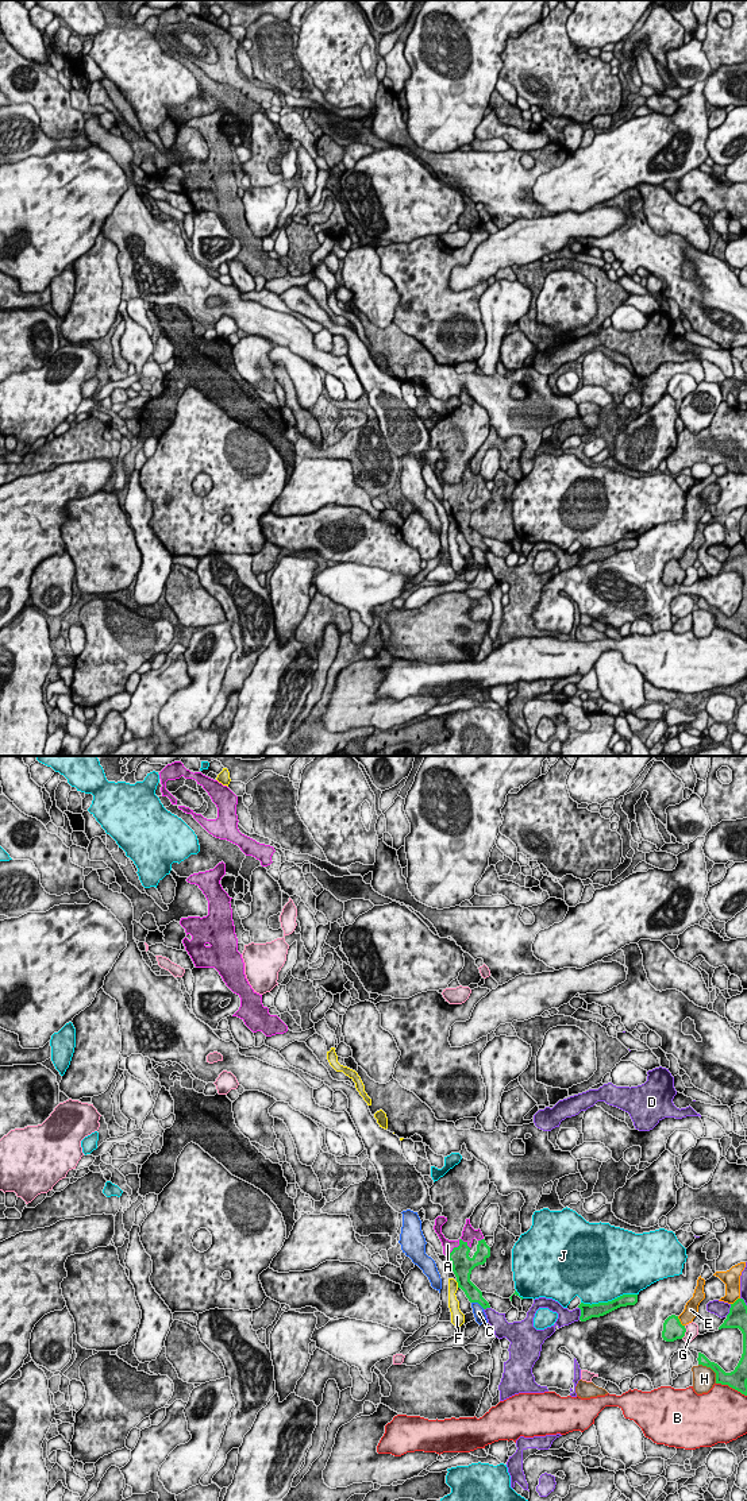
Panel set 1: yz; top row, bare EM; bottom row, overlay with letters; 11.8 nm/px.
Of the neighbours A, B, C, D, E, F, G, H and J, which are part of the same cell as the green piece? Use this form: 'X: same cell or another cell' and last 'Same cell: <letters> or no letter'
A: same cell
B: another cell
C: another cell
D: another cell
E: another cell
F: another cell
G: another cell
H: another cell
J: another cell
Same cell: A

